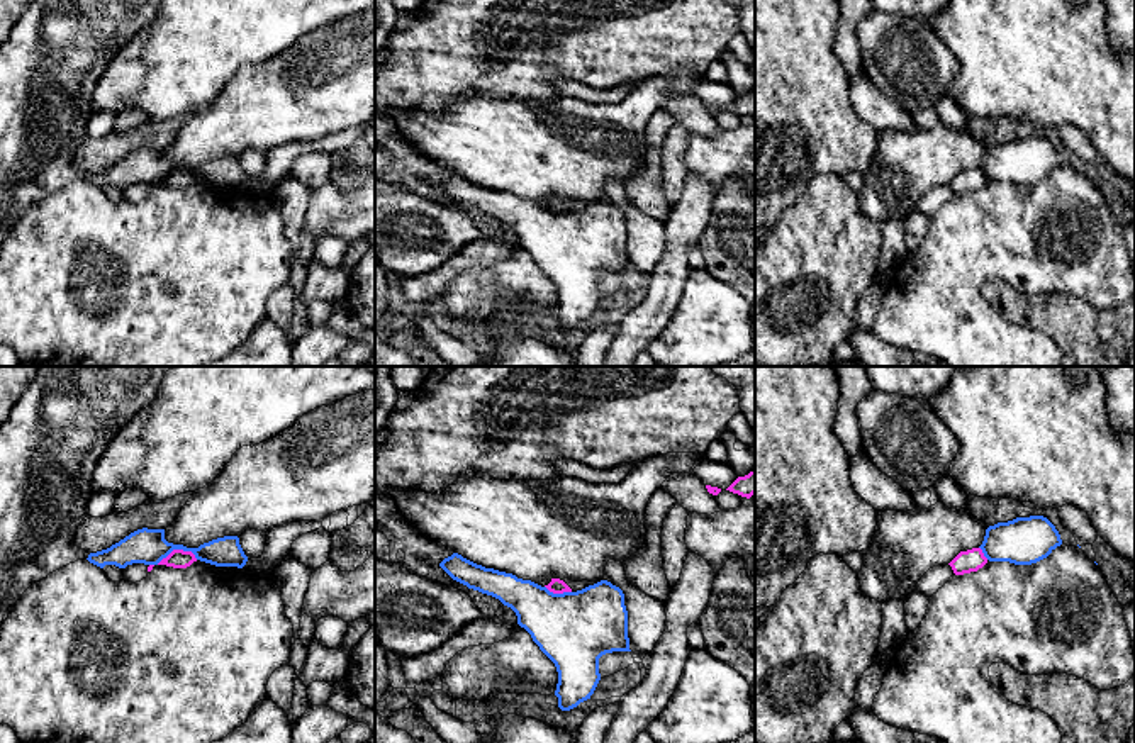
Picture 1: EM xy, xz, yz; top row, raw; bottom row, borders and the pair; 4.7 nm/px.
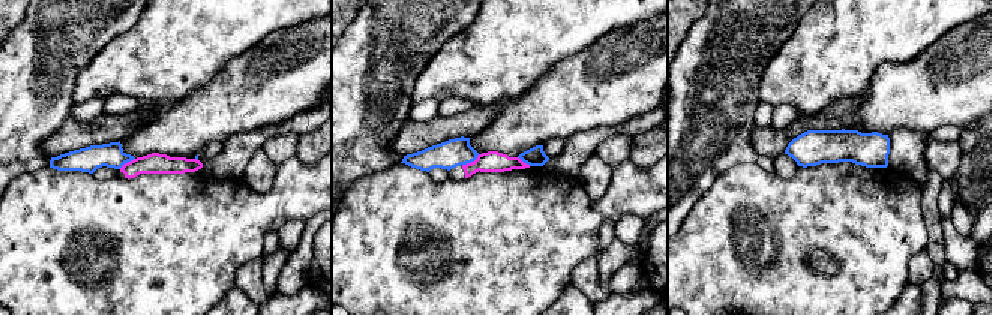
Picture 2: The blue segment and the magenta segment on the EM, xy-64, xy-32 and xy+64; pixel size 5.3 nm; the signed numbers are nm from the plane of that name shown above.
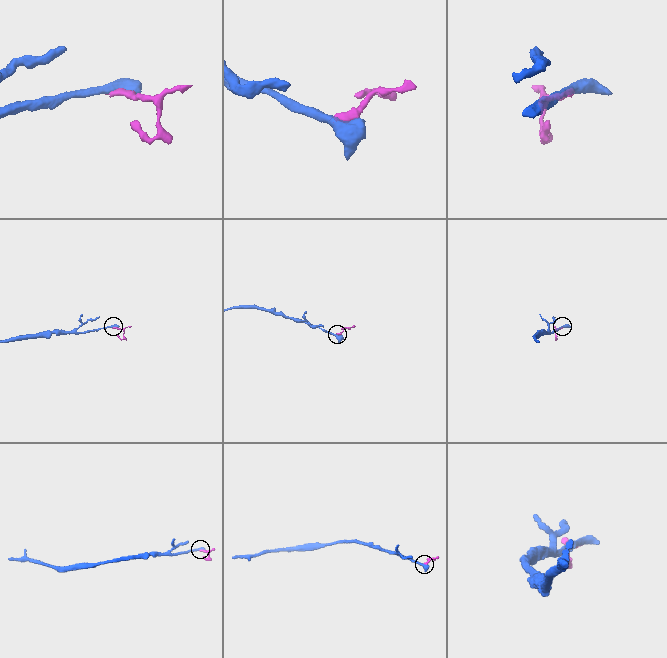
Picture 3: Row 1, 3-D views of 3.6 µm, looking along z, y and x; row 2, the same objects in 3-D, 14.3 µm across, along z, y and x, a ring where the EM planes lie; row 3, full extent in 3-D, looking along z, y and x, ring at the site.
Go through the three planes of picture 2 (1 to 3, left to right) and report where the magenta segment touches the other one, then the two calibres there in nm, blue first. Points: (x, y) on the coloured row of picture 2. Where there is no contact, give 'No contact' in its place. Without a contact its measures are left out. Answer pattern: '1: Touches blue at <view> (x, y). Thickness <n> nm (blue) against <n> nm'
1: Touches blue at xy-64 (126, 162). Thickness 140 nm (blue) against 110 nm
2: Touches blue at xy-32 (470, 162). Thickness 150 nm (blue) against 110 nm
3: No contact

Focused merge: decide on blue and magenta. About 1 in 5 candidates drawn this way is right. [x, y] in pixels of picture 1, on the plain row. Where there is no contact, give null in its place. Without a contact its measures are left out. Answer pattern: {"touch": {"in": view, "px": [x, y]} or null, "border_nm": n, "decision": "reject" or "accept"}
{"touch": {"in": "xy", "px": [177, 168]}, "border_nm": 200, "decision": "reject"}

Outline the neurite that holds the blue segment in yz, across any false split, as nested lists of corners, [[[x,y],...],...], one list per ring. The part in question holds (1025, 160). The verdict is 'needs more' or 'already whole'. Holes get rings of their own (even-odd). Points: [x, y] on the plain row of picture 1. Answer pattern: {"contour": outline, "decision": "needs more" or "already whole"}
{"contour": [[[1030,136],[989,146],[979,168],[989,182],[1032,185],[1060,165],[1060,154],[1047,137]]], "decision": "already whole"}

